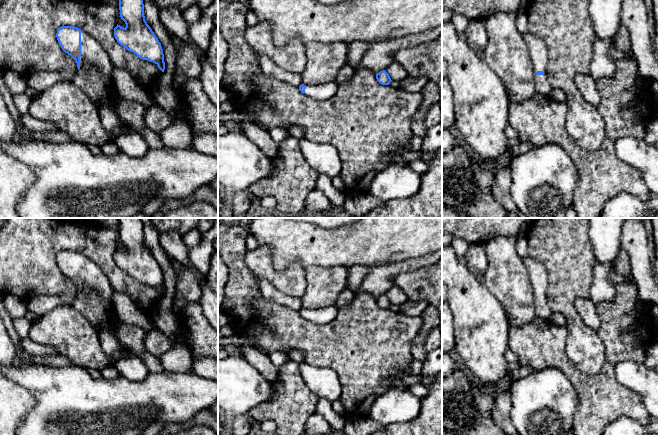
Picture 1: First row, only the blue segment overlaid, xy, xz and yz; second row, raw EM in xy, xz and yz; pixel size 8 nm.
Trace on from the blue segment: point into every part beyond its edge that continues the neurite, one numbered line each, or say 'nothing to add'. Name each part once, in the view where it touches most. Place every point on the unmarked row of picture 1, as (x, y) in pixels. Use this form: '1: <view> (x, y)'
1: xy (93, 277)

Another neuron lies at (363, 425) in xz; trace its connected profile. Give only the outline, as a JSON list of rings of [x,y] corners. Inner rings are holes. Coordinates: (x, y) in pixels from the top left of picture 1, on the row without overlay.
[[[359,417],[356,419],[346,420],[343,427],[345,435],[371,435],[374,432],[383,430],[386,425],[383,425],[368,417]]]

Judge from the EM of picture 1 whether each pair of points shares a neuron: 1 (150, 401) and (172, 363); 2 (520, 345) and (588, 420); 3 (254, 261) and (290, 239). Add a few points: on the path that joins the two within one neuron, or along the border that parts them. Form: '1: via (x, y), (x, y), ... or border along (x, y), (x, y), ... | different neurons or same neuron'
1: border along (164, 370), (191, 372) | different neurons
2: via (545, 347), (579, 380), (588, 391), (588, 395) | same neuron
3: border along (259, 244), (271, 249), (277, 270), (292, 263) | different neurons

